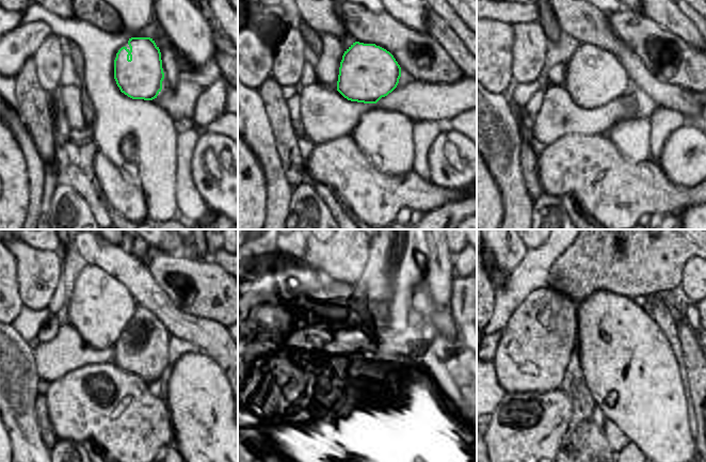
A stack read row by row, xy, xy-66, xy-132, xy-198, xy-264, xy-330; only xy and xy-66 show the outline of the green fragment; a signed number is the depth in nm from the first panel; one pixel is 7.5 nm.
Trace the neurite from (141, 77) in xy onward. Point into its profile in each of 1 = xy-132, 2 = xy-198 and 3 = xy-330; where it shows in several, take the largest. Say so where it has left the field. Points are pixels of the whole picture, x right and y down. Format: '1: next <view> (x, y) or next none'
1: next xy-132 (595, 77)
2: next xy-198 (102, 309)
3: next xy-330 (531, 359)

